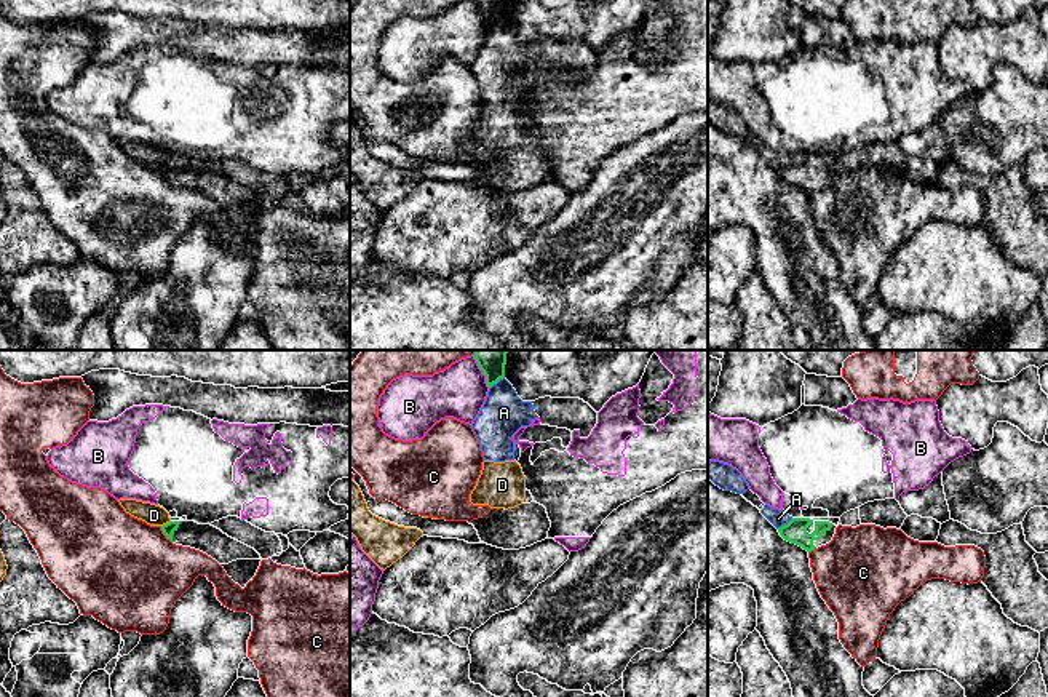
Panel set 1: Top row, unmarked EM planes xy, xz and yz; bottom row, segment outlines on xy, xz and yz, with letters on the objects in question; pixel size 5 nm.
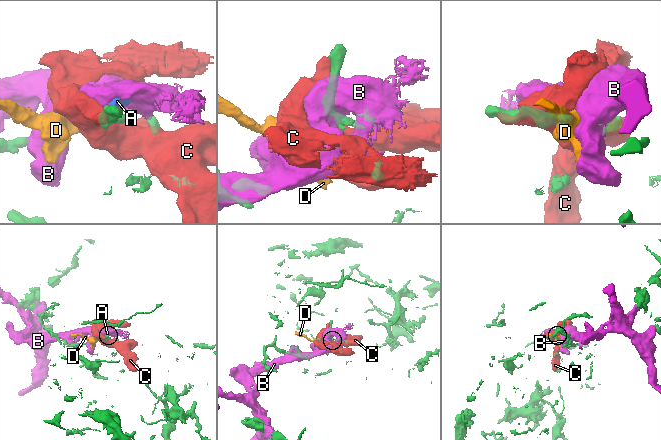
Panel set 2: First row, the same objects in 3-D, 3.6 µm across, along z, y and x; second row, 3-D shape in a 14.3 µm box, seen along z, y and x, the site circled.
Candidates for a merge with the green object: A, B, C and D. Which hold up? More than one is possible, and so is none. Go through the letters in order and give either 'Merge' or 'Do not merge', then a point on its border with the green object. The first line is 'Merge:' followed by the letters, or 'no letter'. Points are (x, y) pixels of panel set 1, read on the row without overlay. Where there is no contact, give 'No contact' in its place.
Merge: no letter
A: Do not merge. Touches green at xz (496, 24)
B: Do not merge. Touches green at xz (483, 15)
C: Do not merge. Touches green at xy (163, 175)
D: Do not merge. Touches green at xy (166, 165)

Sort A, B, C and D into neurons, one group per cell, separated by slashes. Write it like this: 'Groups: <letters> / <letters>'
Groups: A D / B / C

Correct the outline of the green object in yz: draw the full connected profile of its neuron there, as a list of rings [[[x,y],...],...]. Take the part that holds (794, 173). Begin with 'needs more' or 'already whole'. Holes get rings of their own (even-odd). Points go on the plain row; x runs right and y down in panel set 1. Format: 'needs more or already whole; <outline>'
needs more; [[[792,160],[788,166],[778,169],[780,177],[807,193],[812,193],[832,182],[836,166],[829,163],[813,163],[810,160]]]

